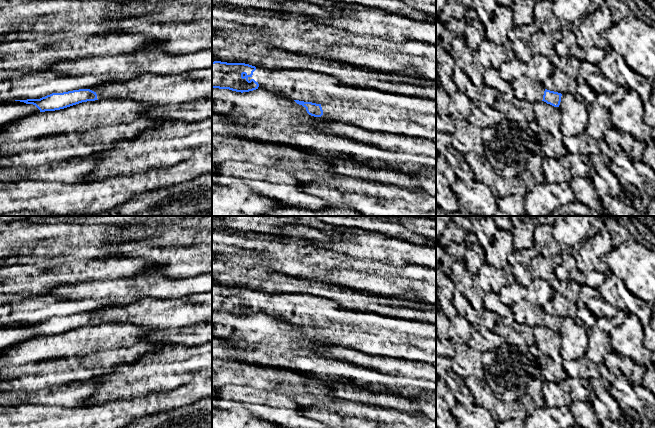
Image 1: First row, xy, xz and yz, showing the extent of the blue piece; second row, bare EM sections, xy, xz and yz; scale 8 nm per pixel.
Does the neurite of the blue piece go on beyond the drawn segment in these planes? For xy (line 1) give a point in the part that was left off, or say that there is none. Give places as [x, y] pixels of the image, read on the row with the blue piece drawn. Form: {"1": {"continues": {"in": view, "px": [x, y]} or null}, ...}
{"1": {"continues": null}}

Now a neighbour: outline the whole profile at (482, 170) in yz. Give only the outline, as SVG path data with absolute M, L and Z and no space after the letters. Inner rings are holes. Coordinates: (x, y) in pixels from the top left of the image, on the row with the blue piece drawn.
M474 153L463 155L463 159L469 164L475 179L486 184L496 199L509 195L525 196L525 184L520 176L505 179L494 171L486 157Z

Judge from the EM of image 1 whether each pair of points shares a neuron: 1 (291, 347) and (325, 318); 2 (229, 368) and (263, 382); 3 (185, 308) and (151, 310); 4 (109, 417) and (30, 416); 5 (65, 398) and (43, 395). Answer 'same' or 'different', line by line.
1: different
2: same
3: same
4: same
5: same

